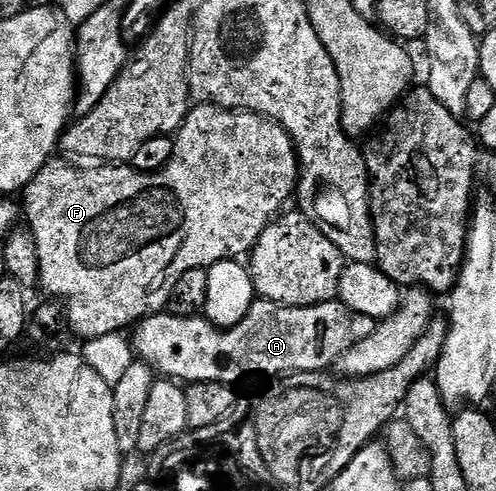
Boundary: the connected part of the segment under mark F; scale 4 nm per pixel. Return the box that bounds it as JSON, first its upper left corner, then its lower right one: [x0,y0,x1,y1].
[21,104,299,340]

